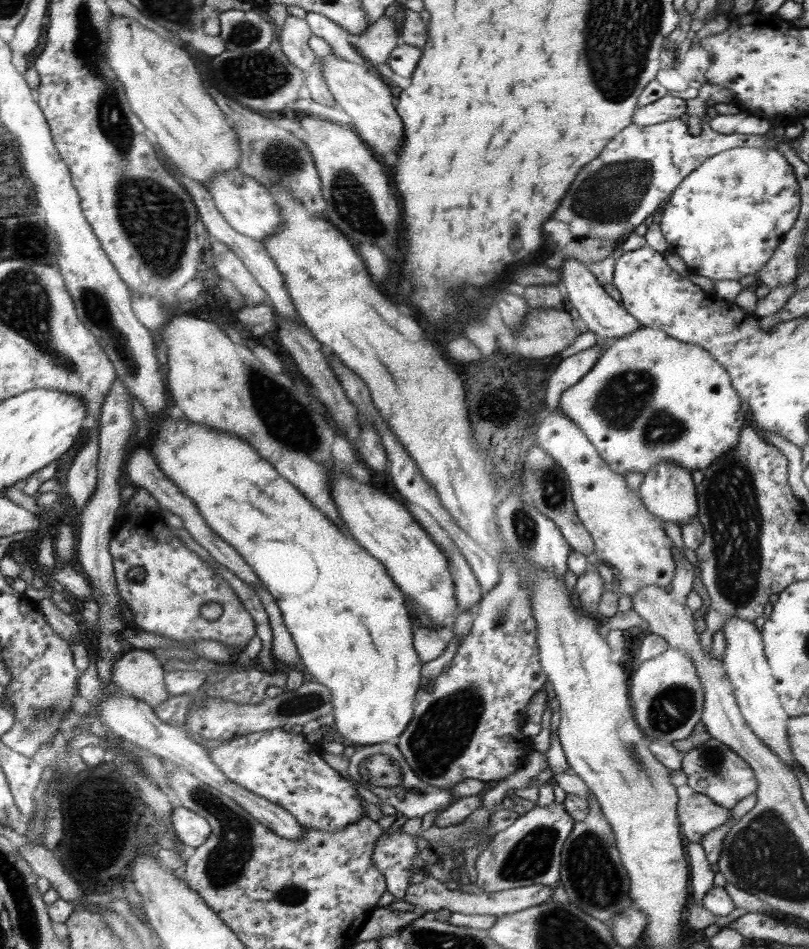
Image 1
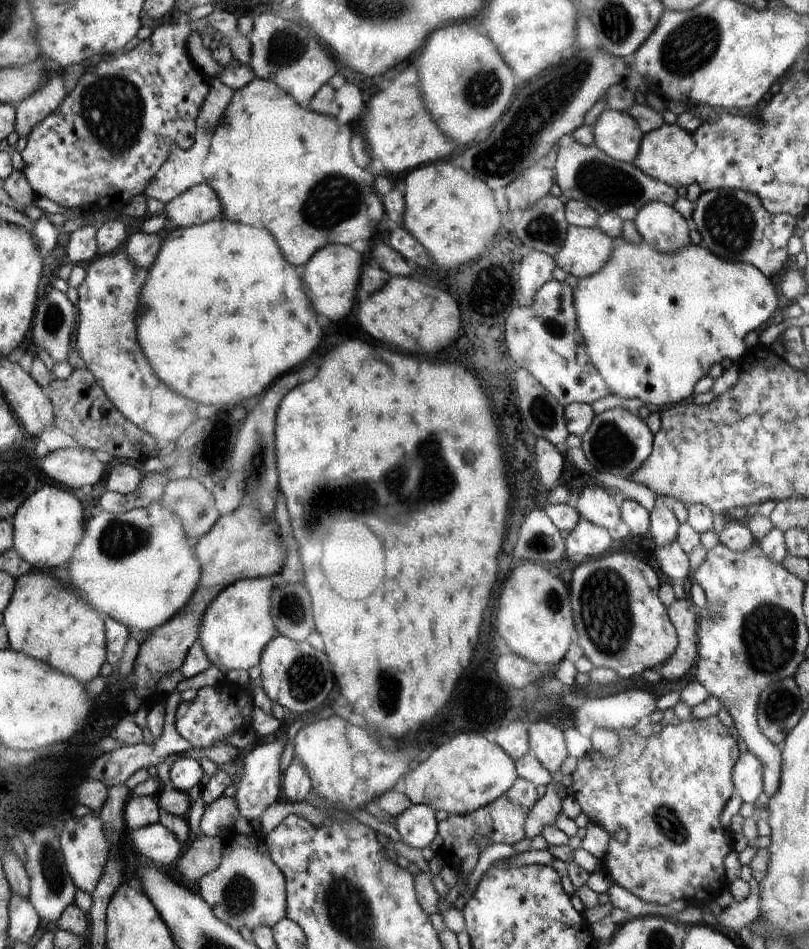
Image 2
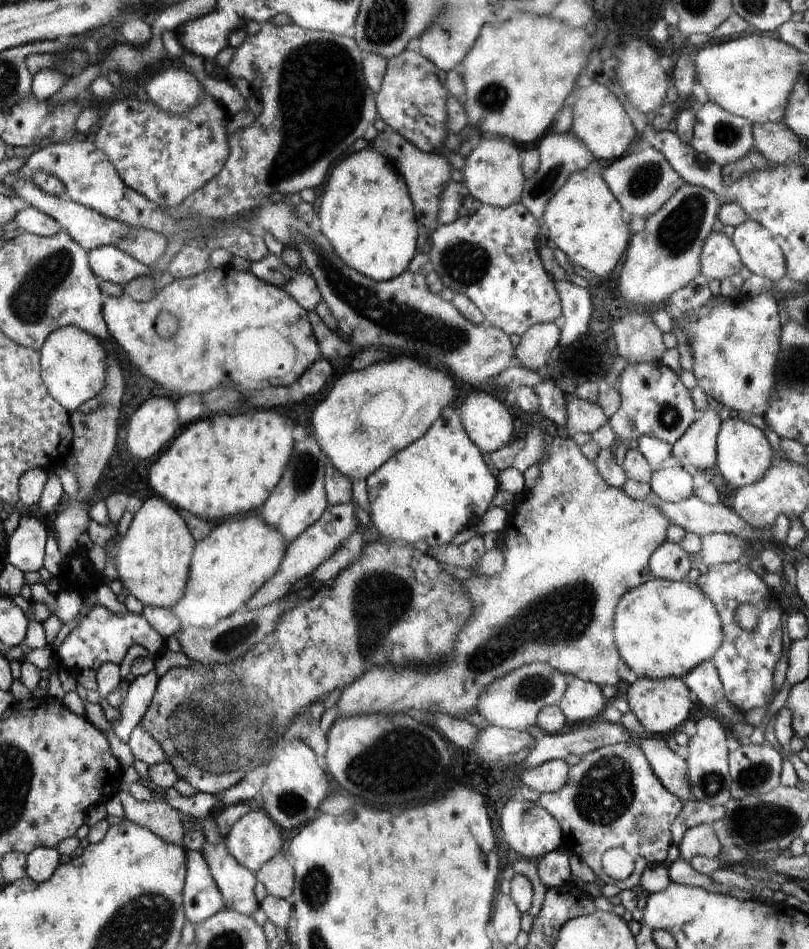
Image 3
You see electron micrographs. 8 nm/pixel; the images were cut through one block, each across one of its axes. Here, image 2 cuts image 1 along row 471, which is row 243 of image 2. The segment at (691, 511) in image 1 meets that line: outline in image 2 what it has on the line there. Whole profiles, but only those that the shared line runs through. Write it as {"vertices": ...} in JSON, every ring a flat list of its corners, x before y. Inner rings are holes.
{"vertices":[[655,201,643,205,633,221,641,238,660,253,682,249,691,242,691,224,672,205]]}

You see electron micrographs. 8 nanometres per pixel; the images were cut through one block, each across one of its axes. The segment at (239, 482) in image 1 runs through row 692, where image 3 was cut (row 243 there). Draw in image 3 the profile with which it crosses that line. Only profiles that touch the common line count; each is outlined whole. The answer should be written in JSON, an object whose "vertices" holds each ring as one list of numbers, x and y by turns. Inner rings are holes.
{"vertices":[[366,144,364,150,352,154,350,158,334,166,320,200,318,218,321,224,319,232,330,241,339,258,356,272,378,282,392,280,406,272,420,244,417,241,420,222,415,217,409,188,389,160,376,152,372,146,366,148]]}

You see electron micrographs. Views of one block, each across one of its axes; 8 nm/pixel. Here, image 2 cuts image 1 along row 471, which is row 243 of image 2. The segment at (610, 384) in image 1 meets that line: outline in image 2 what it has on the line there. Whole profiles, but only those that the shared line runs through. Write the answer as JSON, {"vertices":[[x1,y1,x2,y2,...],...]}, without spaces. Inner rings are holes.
{"vertices":[[619,237,618,239,612,239,612,245,611,258,597,274,572,281,572,295,576,306,578,331,582,336,588,359,592,366,596,368,598,375,608,386,608,389,618,397,634,398,648,407,658,409,676,405,677,402,686,400,686,398,692,396,696,384,709,374,712,366,721,363,726,358,729,358,734,364,738,363,747,352,744,344,746,335,762,326,772,316,780,313,780,309,777,309,779,300,776,288,773,288,772,282,760,270,743,261,722,259,713,254,703,242,701,246,696,246,690,242,682,249,668,253,660,253,644,239,638,243,630,243]]}

